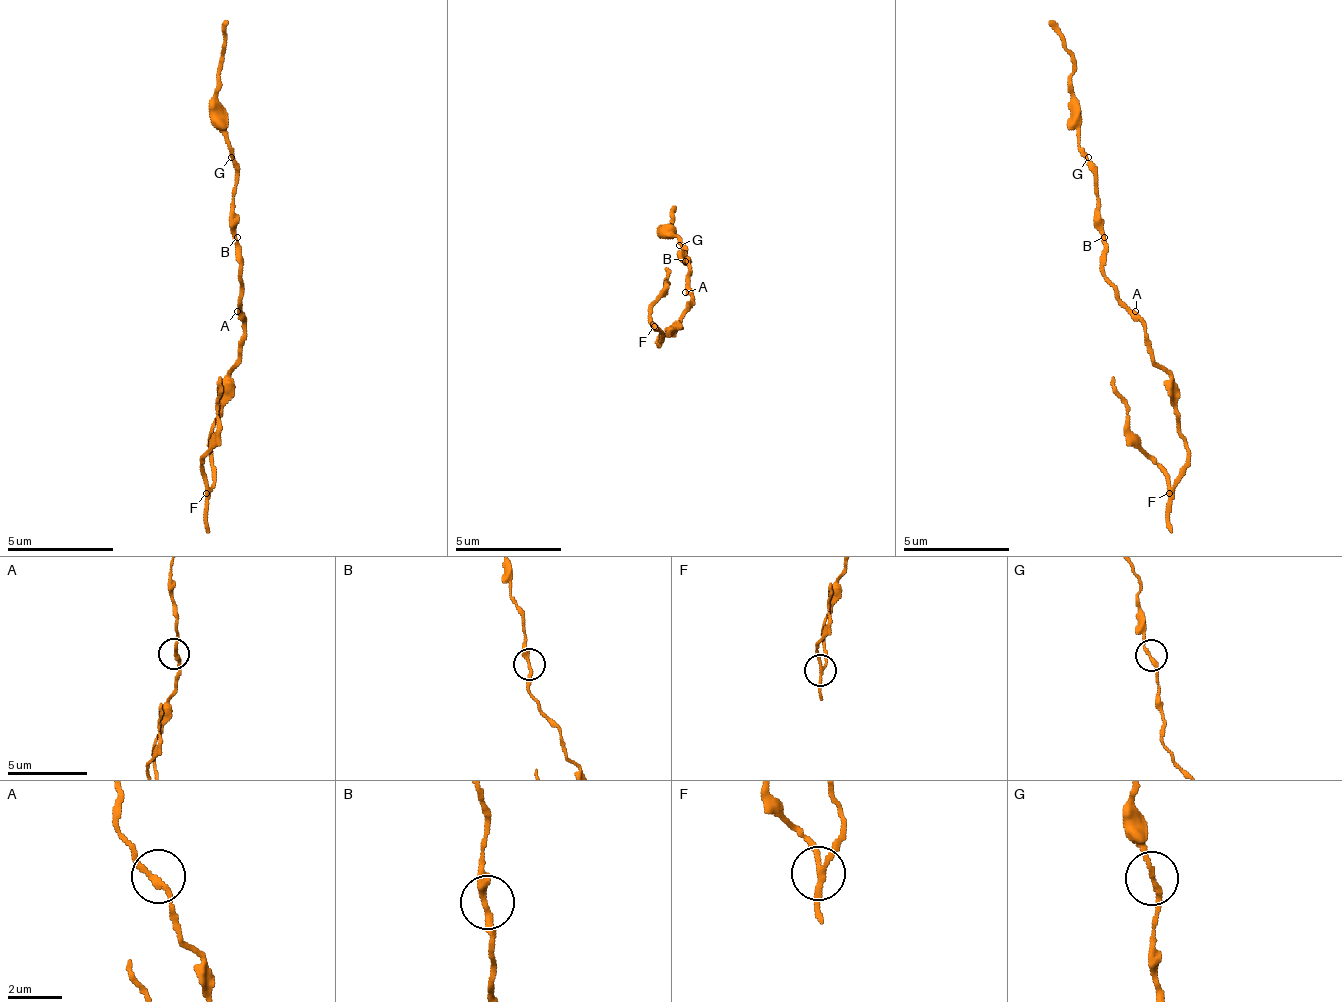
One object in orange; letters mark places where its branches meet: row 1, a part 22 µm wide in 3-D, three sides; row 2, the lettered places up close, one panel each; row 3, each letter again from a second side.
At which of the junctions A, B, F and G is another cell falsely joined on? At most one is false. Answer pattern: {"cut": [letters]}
{"cut": ["F"]}

